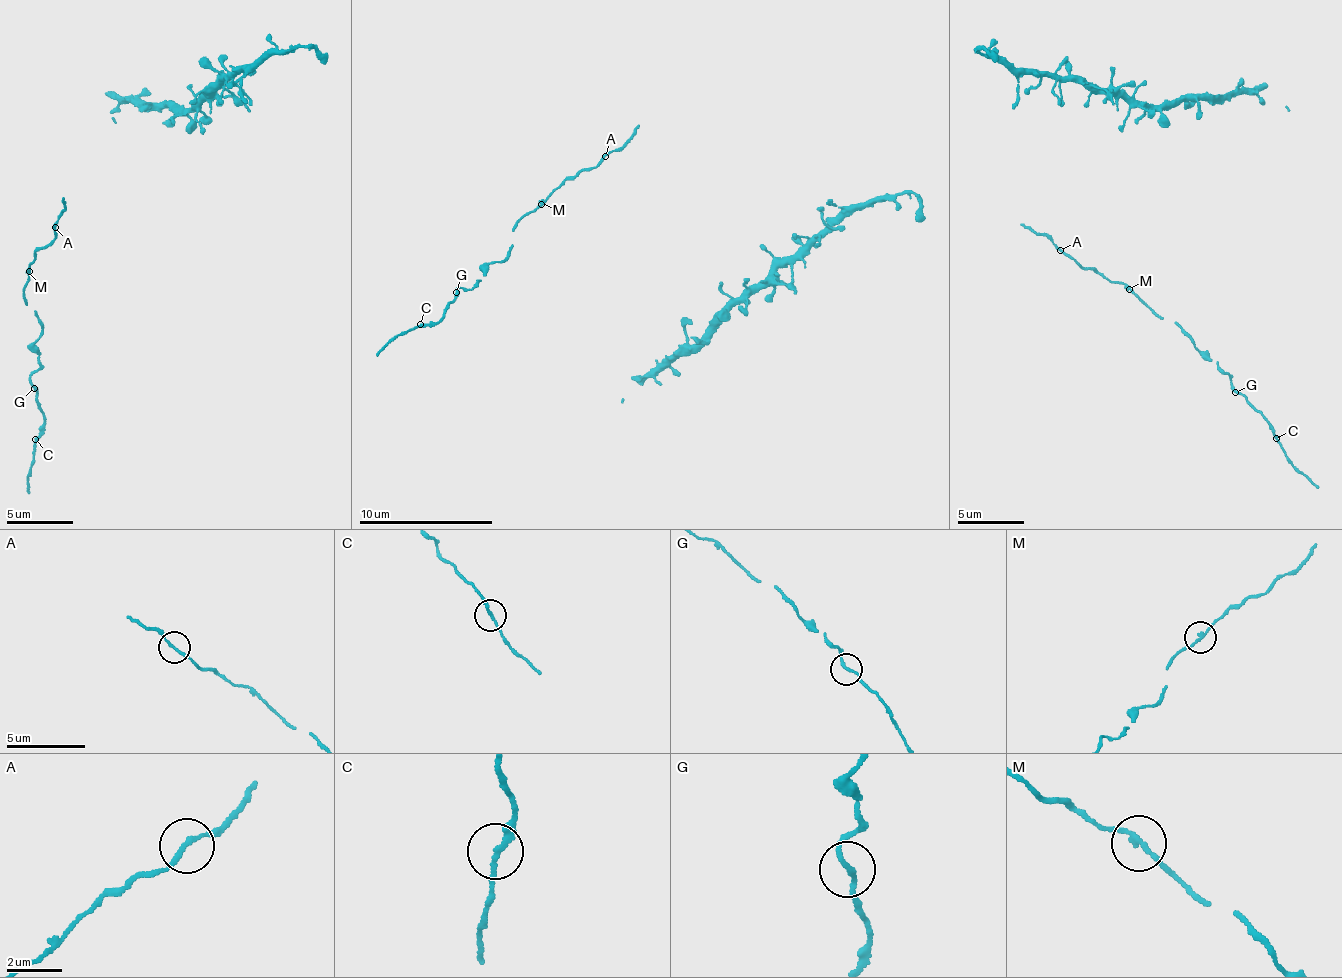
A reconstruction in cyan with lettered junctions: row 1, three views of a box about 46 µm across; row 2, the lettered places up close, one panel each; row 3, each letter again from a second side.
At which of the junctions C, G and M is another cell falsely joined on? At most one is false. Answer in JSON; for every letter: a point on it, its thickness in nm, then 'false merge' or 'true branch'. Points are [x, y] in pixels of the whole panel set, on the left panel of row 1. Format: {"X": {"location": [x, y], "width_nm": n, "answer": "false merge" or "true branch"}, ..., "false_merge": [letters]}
{"C": {"location": [35, 439], "width_nm": 170, "answer": "true branch"}, "G": {"location": [34, 388], "width_nm": 160, "answer": "true branch"}, "M": {"location": [29, 271], "width_nm": 160, "answer": "true branch"}, "false_merge": []}

